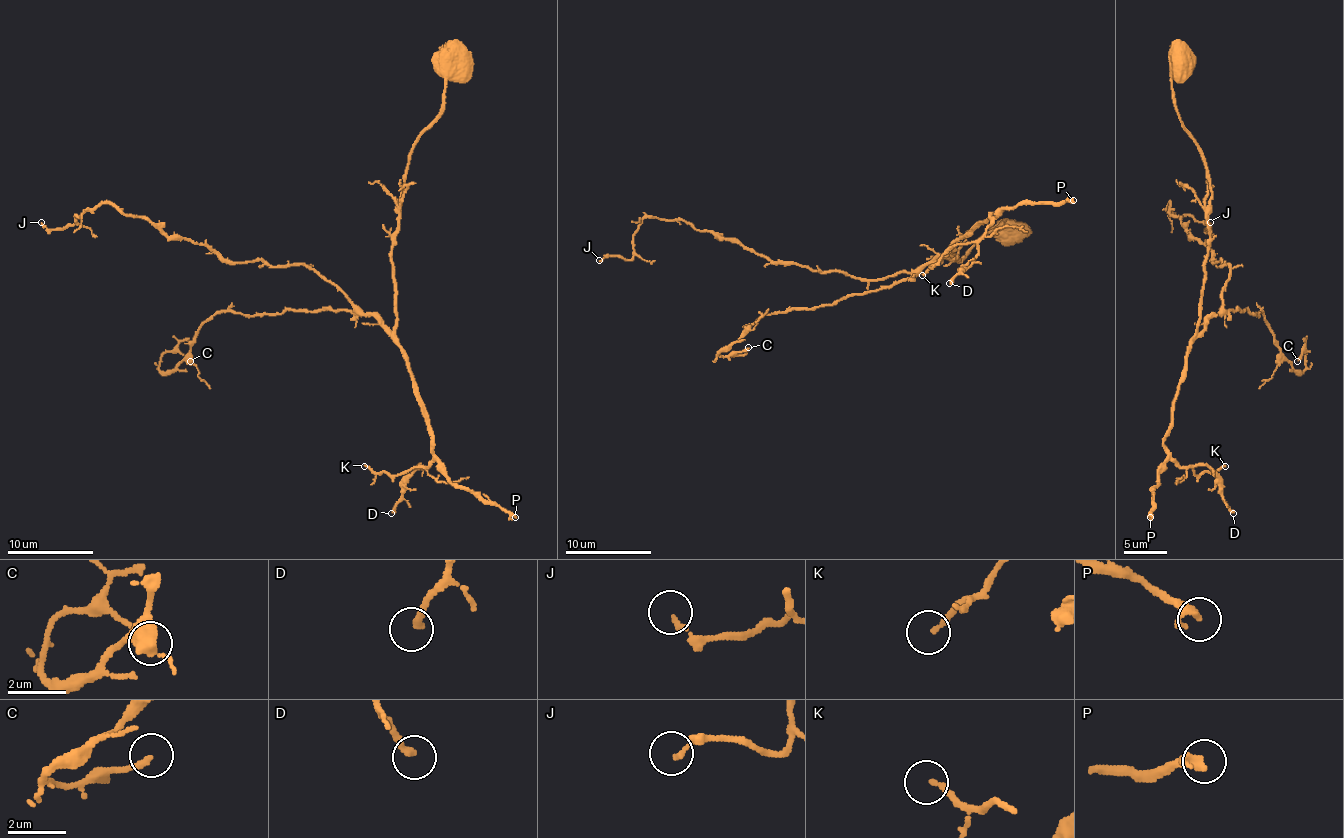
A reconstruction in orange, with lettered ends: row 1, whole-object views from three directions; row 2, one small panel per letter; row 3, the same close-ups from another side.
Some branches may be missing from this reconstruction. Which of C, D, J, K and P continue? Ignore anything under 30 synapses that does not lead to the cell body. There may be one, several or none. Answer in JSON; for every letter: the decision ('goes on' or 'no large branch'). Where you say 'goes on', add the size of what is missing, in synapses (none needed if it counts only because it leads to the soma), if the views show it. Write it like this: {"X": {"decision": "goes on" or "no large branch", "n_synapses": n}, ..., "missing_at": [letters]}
{"C": {"decision": "no large branch"}, "D": {"decision": "no large branch"}, "J": {"decision": "no large branch"}, "K": {"decision": "no large branch"}, "P": {"decision": "goes on", "n_synapses": 300}, "missing_at": ["P"]}

